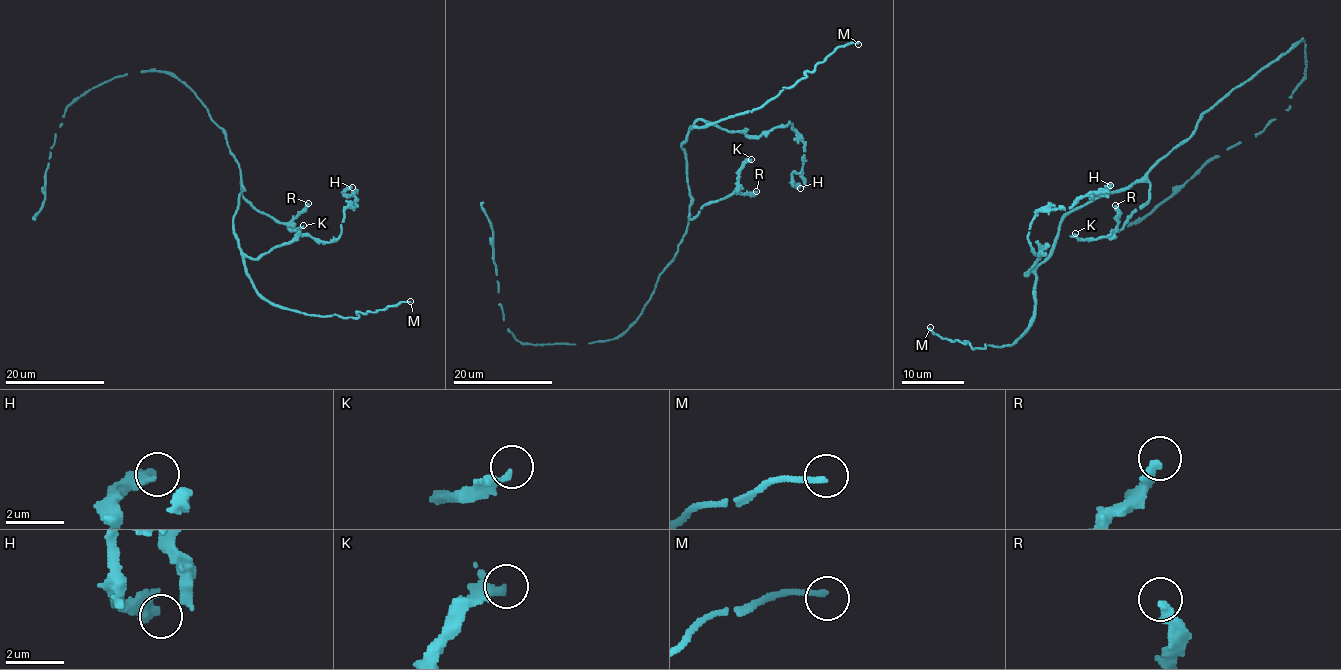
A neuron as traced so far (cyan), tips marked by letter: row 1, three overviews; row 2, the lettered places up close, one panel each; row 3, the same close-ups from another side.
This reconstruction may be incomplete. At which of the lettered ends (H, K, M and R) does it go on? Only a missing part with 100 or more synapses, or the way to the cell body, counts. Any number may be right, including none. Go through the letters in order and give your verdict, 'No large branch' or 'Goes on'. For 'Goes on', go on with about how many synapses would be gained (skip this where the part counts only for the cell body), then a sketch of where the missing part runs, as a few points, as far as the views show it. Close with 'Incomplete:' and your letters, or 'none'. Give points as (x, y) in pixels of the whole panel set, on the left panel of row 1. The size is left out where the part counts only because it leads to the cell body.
H: No large branch
K: No large branch
M: No large branch
R: No large branch
Incomplete: none

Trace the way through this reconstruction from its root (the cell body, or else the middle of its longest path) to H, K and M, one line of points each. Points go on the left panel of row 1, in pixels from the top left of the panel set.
H: (226, 142), (243, 187), (233, 230), (250, 259), (300, 235), (334, 241), (357, 205), (352, 187)
K: (226, 142), (240, 169), (241, 194), (250, 204), (291, 230), (298, 230), (303, 225)
M: (226, 142), (243, 187), (233, 230), (246, 275), (261, 296), (302, 313), (342, 317), (410, 301)

